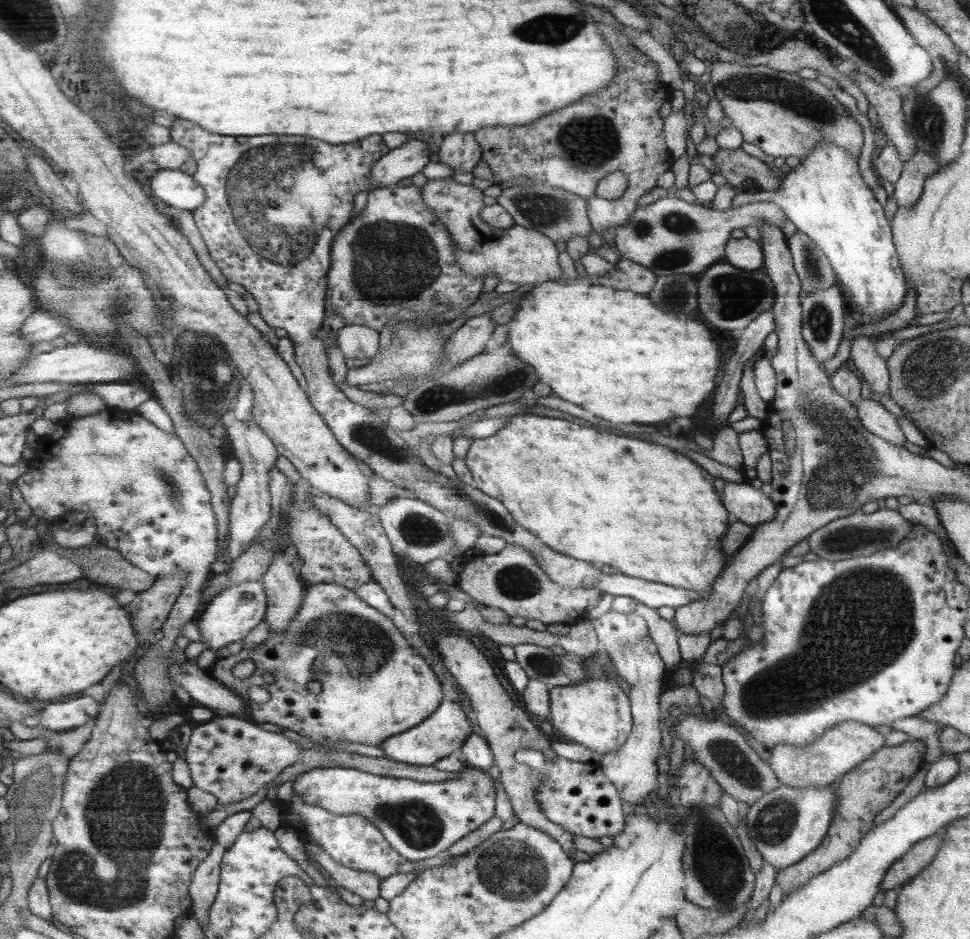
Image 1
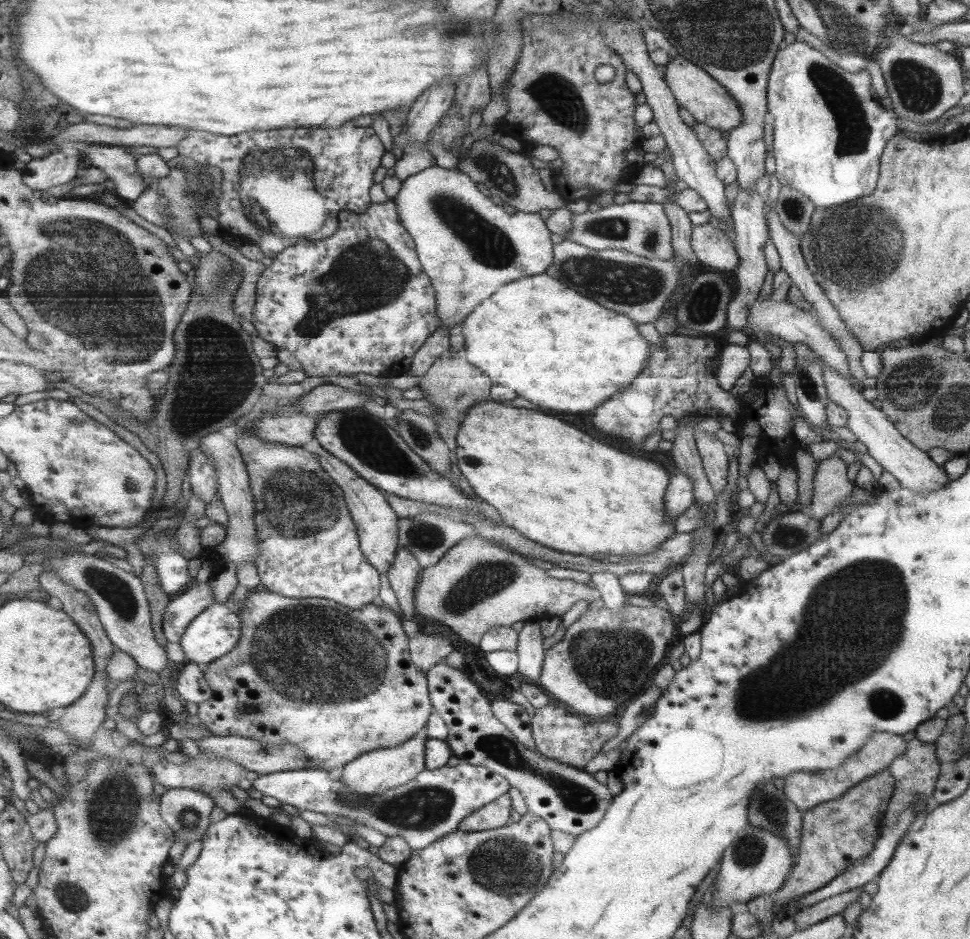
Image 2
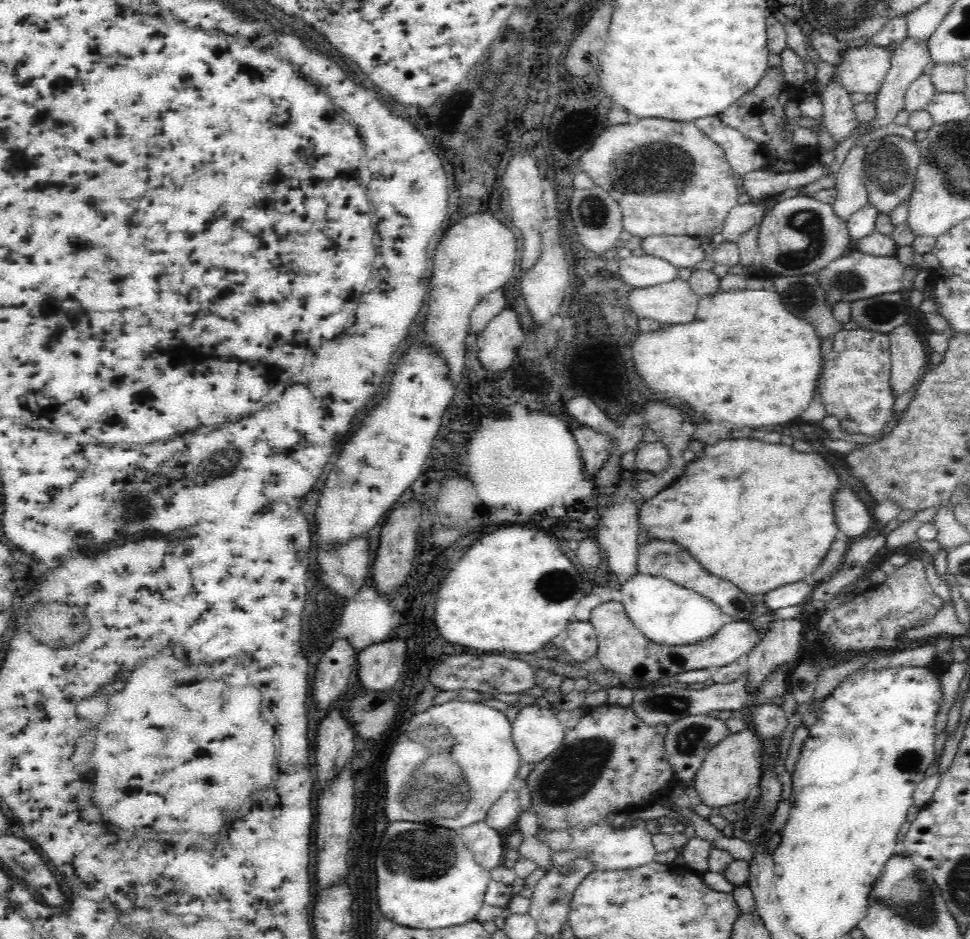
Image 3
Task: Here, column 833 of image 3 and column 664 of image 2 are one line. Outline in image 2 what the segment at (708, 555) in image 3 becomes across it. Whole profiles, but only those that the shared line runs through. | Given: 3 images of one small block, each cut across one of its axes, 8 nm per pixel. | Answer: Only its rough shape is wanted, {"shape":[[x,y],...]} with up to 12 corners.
{"shape":[[489,400],[454,457],[505,524],[559,552],[643,556],[670,473]]}

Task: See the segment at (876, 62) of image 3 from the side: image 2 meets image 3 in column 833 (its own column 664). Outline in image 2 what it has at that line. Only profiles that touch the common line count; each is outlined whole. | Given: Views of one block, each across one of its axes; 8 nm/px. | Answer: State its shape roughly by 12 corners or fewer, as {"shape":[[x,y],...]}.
{"shape":[[671,58],[663,80],[679,107],[718,131],[741,124],[737,101],[702,68]]}

